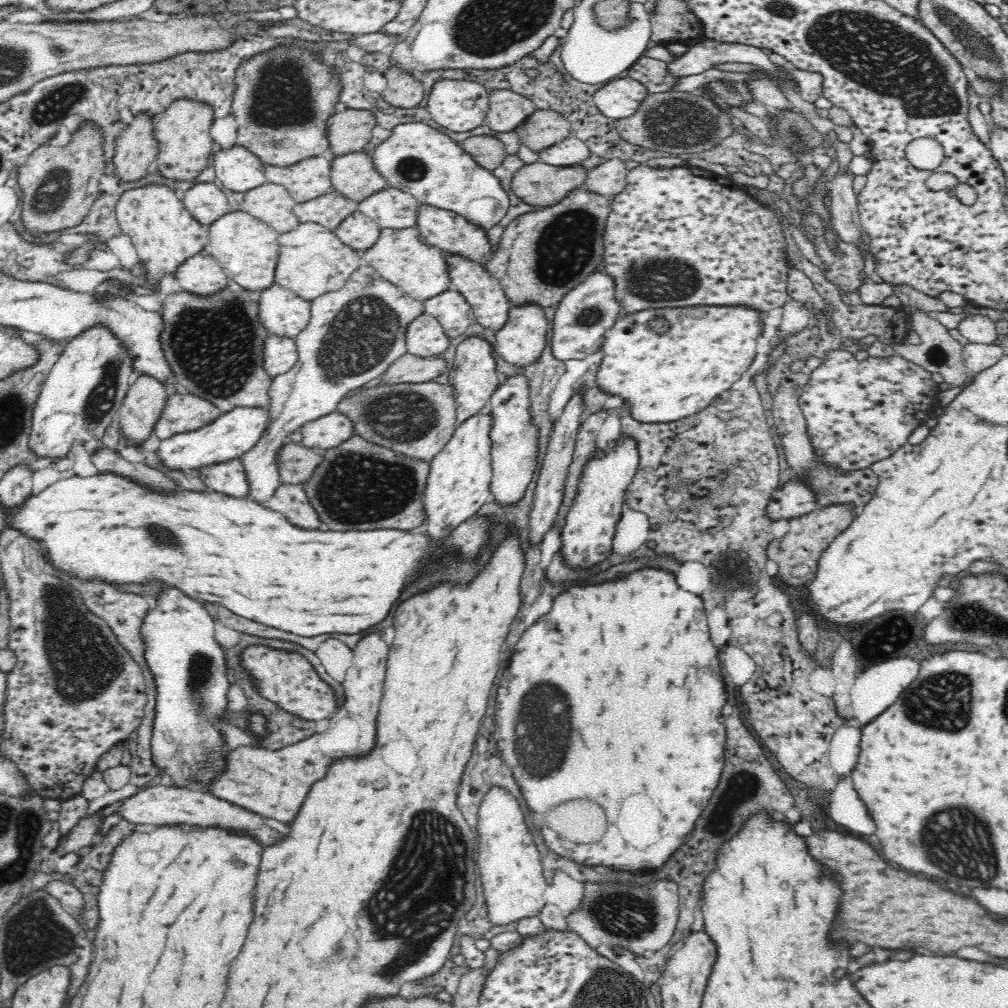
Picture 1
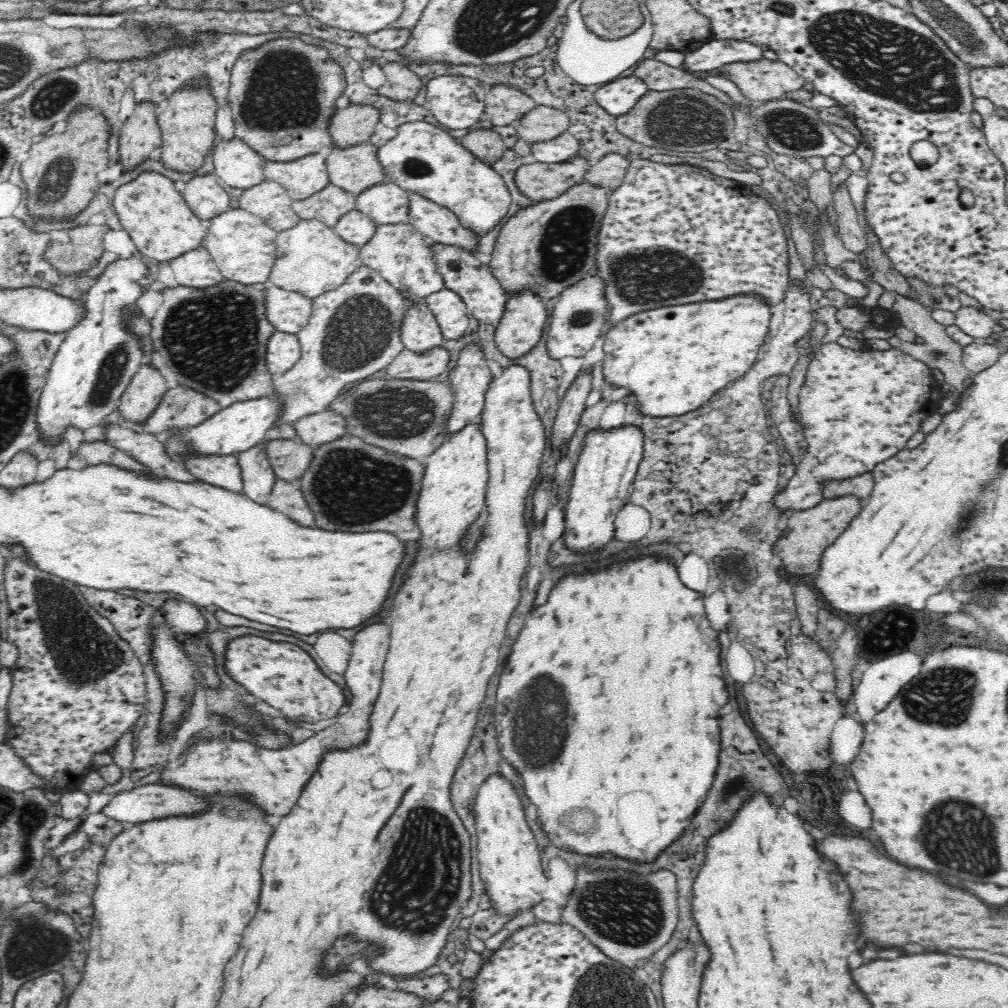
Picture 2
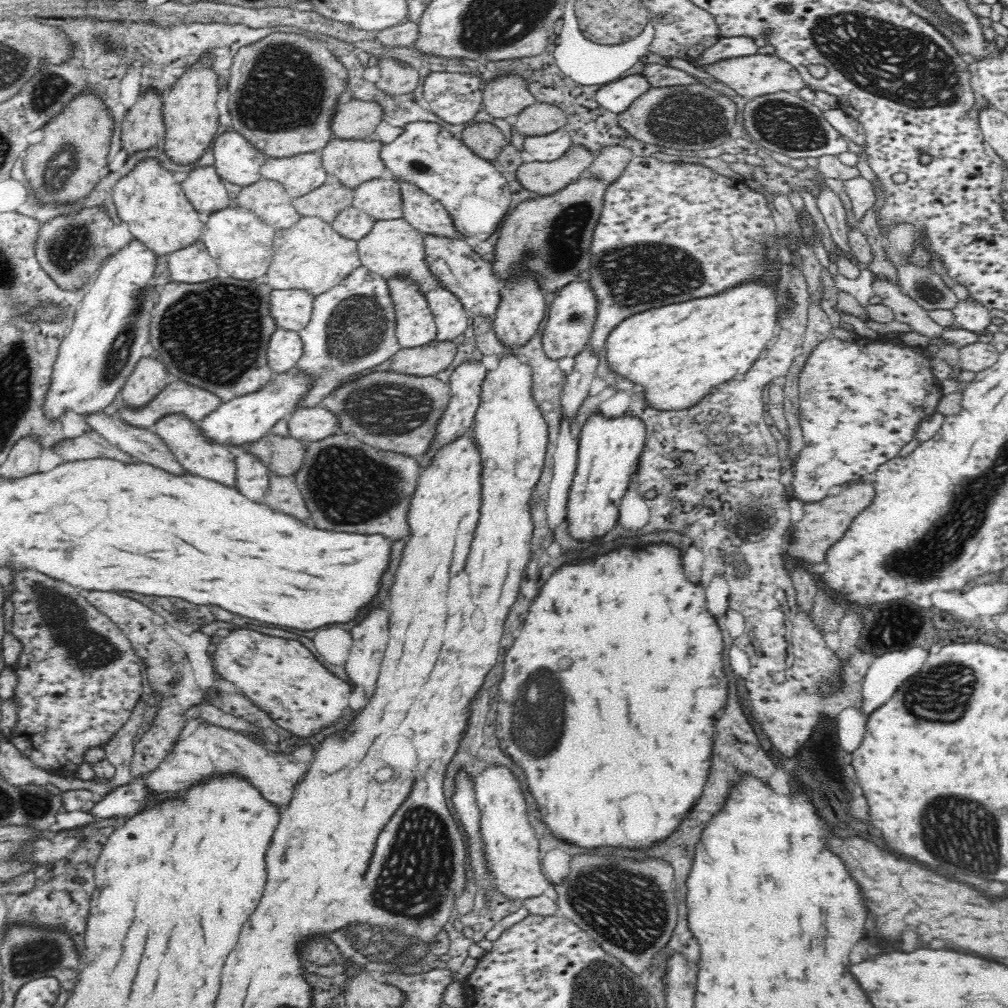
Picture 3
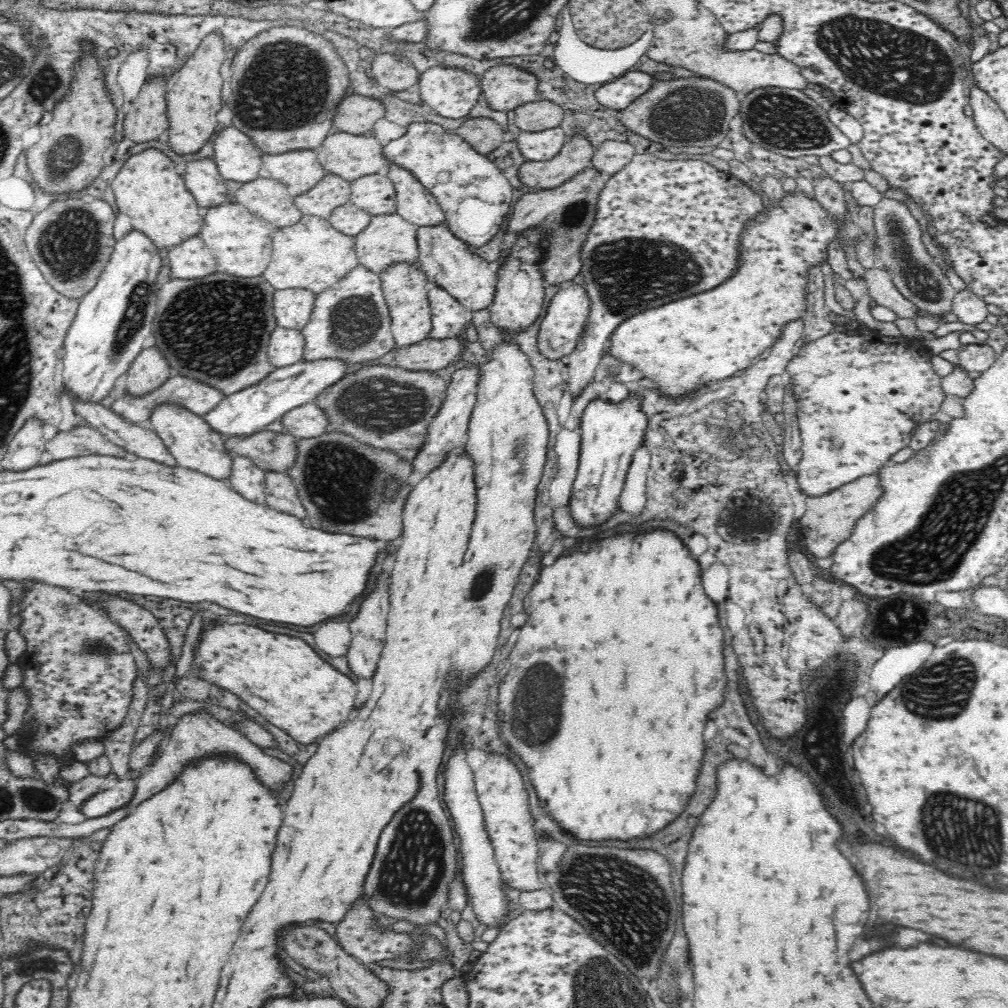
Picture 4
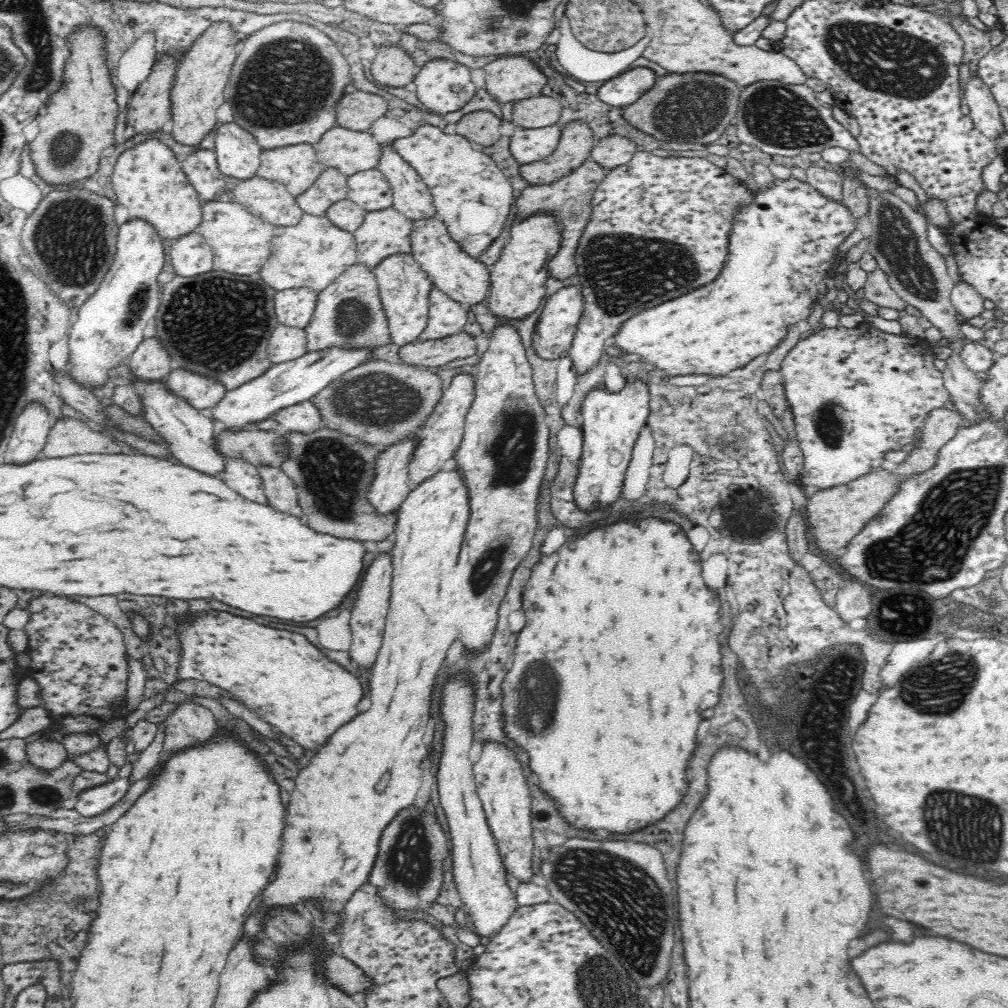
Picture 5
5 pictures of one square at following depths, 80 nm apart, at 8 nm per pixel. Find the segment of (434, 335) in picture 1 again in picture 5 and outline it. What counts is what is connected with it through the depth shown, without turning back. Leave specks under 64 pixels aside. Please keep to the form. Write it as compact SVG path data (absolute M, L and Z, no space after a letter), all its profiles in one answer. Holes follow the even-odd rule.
M398 252L384 257L372 269L378 283L379 297L388 321L391 342L404 346L416 341L424 330L428 318L429 292L432 281L416 262L413 254Z

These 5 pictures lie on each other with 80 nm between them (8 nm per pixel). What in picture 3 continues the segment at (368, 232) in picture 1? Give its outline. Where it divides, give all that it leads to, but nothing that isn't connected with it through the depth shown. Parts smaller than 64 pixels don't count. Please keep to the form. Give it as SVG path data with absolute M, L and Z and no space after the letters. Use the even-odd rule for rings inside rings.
M354 205L344 208L340 211L331 225L338 233L356 242L360 241L368 231L372 228L375 219L367 212L356 208Z

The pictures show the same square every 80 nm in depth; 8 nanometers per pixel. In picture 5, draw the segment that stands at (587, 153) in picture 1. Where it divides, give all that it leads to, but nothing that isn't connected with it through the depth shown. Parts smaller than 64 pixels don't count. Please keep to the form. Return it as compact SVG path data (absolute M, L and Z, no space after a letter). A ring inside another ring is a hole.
M517 126L510 136L508 149L512 157L523 168L531 162L544 160L554 152L560 140L560 126L544 126L542 128L522 128Z

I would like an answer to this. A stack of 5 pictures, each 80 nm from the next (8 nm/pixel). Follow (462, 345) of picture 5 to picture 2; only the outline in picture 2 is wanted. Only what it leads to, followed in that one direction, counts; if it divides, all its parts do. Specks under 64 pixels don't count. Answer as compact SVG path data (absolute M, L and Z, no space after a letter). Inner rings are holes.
M434 346L424 352L404 348L386 367L386 376L392 378L411 378L412 380L435 379L448 370L450 351Z

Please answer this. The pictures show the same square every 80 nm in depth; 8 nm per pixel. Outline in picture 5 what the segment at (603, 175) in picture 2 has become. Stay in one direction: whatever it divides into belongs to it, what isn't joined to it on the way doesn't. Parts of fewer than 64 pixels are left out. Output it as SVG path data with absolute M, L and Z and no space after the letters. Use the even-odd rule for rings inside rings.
M608 134L593 146L590 159L598 161L606 170L628 162L637 151L633 140L625 136Z

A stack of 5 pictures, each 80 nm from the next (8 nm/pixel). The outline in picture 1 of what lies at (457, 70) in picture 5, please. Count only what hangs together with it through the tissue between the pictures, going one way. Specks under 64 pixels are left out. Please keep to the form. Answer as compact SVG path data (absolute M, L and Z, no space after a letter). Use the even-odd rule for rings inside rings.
M442 78L432 84L425 108L440 126L454 132L466 132L485 124L489 110L489 94L488 88L477 81Z

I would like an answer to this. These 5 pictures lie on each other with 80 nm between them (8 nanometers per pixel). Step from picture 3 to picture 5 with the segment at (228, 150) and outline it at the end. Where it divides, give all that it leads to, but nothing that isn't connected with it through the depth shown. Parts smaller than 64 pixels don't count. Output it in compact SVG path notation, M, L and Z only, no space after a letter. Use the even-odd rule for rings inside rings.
M224 122L215 136L217 163L225 175L239 180L256 175L263 149L250 132L235 122Z

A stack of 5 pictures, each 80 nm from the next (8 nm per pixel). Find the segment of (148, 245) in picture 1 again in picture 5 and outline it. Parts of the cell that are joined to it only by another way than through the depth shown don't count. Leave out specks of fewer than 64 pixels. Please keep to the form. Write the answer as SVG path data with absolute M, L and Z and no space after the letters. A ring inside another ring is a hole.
M152 137L117 156L111 185L117 202L128 209L131 218L147 220L162 239L180 239L194 231L202 220L200 197L188 177L172 149L159 138Z

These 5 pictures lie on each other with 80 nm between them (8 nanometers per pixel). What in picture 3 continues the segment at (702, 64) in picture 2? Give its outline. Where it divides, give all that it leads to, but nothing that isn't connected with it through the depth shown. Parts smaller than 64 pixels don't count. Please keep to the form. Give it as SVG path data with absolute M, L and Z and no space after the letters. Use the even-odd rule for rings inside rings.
M736 36L731 38L720 38L720 42L716 42L714 46L708 47L708 50L701 54L699 62L701 64L710 64L716 60L724 60L724 58L732 58L738 56L753 55L757 52L756 40L748 36Z

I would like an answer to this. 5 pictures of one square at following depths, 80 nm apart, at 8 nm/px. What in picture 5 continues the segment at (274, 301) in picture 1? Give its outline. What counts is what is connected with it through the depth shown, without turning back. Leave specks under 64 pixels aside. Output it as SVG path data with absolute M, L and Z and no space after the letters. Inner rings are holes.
M312 288L277 291L275 294L275 313L279 324L305 329L311 321L318 293Z

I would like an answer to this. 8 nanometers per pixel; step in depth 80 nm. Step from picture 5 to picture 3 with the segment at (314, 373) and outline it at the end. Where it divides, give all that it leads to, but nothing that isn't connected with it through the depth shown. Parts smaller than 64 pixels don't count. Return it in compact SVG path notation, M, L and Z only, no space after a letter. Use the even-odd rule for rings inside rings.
M295 368L276 372L270 378L270 382L266 386L262 386L260 390L236 395L228 402L221 402L216 410L198 422L201 431L204 437L210 441L224 444L224 446L231 445L238 448L248 443L257 442L273 428L276 422L287 418L302 406L307 392L311 391L314 383L315 380L311 374L295 370Z

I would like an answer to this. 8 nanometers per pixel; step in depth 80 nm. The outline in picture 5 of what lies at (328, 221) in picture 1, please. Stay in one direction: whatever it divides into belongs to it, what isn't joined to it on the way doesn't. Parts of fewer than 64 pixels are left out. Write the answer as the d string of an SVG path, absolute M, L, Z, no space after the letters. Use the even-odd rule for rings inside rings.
M329 166L324 168L308 190L300 193L295 199L305 213L322 216L330 204L345 199L347 191L347 176L338 168Z

